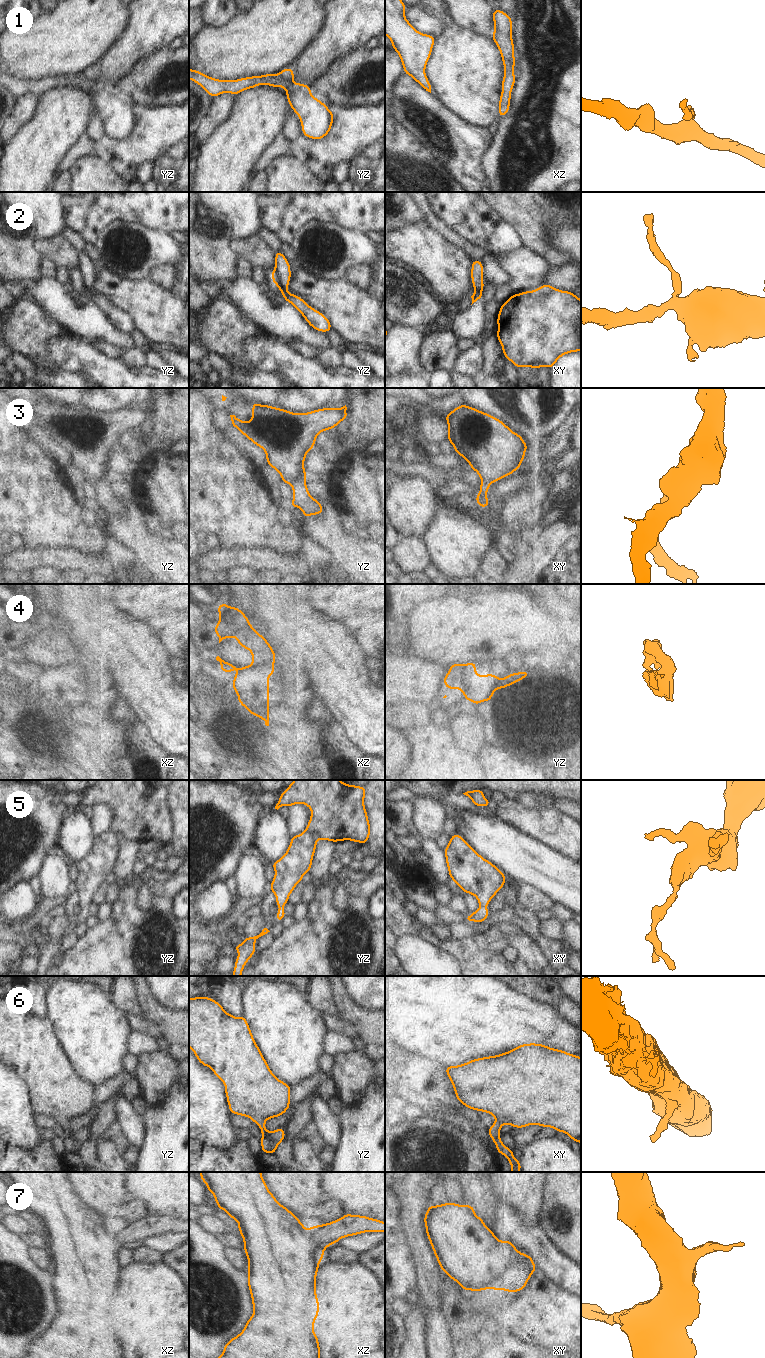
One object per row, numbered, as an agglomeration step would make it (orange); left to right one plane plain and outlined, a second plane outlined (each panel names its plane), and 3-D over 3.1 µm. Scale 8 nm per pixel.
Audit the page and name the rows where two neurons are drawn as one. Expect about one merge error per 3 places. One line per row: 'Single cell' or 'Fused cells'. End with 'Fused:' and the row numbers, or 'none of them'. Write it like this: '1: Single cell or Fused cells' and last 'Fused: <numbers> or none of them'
1: Single cell
2: Fused cells
3: Single cell
4: Fused cells
5: Single cell
6: Single cell
7: Fused cells
Fused: 2, 4, 7

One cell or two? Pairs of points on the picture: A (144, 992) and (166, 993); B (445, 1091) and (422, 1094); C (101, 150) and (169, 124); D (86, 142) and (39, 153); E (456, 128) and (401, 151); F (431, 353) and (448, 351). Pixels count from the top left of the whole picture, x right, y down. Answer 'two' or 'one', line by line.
A: two
B: one
C: one
D: two
E: two
F: one

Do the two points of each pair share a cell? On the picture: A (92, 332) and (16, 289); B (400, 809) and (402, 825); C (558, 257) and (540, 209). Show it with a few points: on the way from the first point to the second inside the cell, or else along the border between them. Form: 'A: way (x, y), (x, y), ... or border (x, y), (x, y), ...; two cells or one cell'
A: way (73, 316), (47, 292), (35, 289); one cell
B: way (400, 813), (400, 821); one cell
C: way (546, 246), (540, 240), (540, 221); one cell

